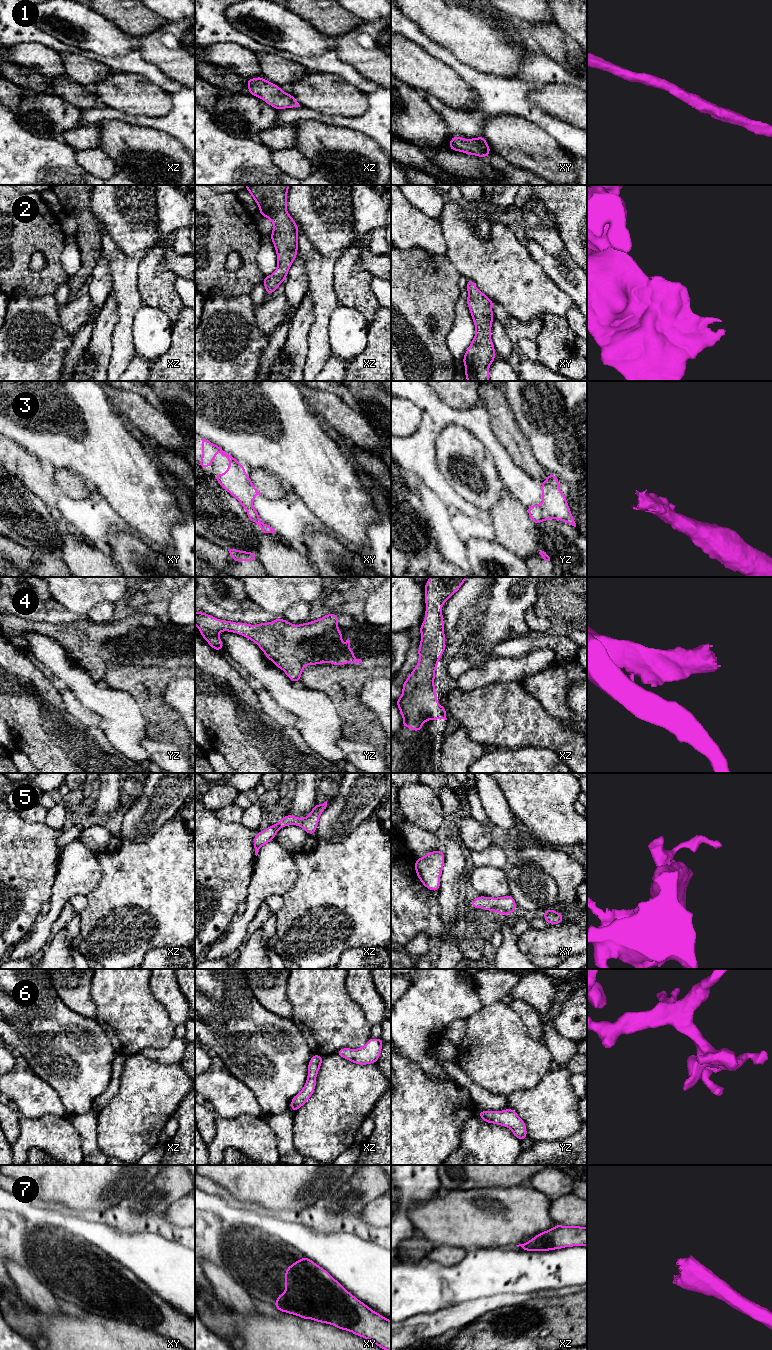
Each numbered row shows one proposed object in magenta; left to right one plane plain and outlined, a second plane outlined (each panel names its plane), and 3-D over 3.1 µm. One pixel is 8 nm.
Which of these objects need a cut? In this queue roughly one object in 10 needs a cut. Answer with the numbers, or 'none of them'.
none of them

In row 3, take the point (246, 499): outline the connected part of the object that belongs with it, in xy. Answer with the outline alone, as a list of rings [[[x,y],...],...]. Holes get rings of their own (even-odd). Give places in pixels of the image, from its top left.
[[[202,438],[202,458],[199,466],[205,469],[211,466],[218,451],[230,461],[230,466],[226,467],[227,471],[225,473],[214,475],[214,478],[228,493],[240,502],[246,510],[249,520],[260,526],[262,533],[276,533],[270,525],[261,522],[258,512],[253,507],[253,499],[257,495],[261,495],[261,493],[257,491],[249,475],[245,474],[246,469],[232,455],[223,451],[221,447]]]

